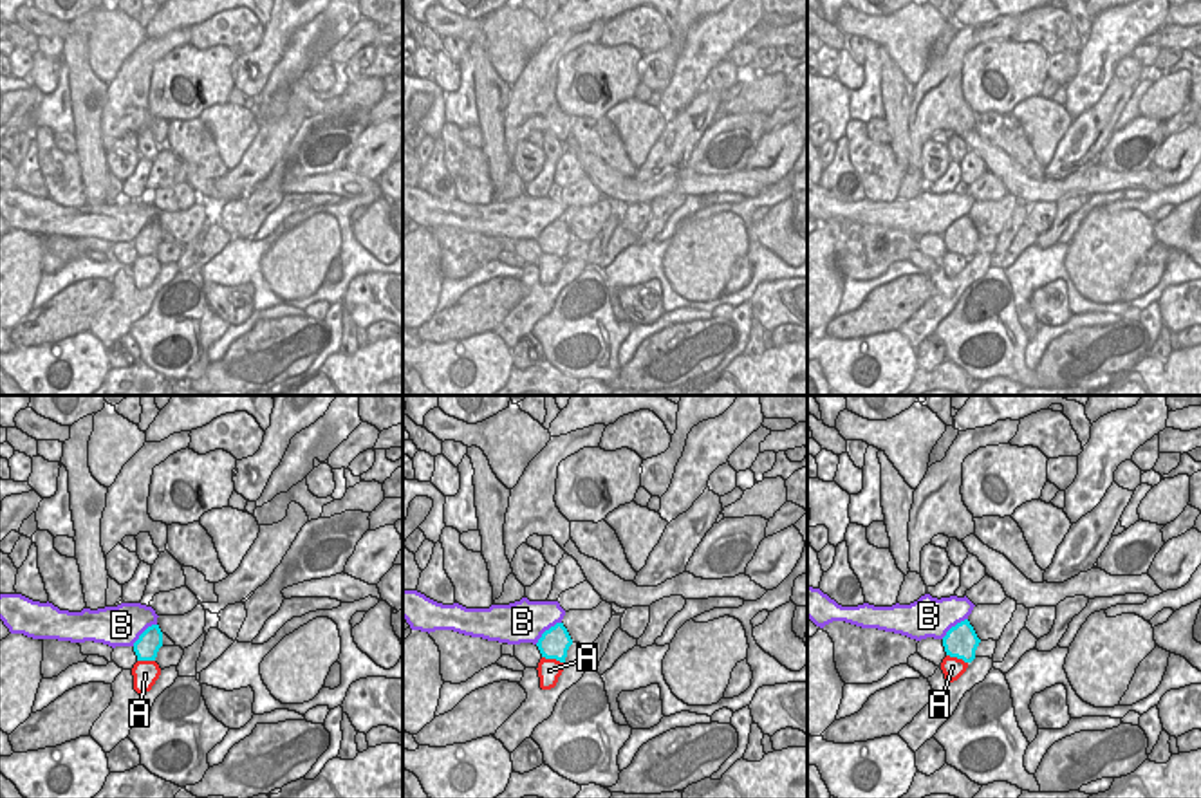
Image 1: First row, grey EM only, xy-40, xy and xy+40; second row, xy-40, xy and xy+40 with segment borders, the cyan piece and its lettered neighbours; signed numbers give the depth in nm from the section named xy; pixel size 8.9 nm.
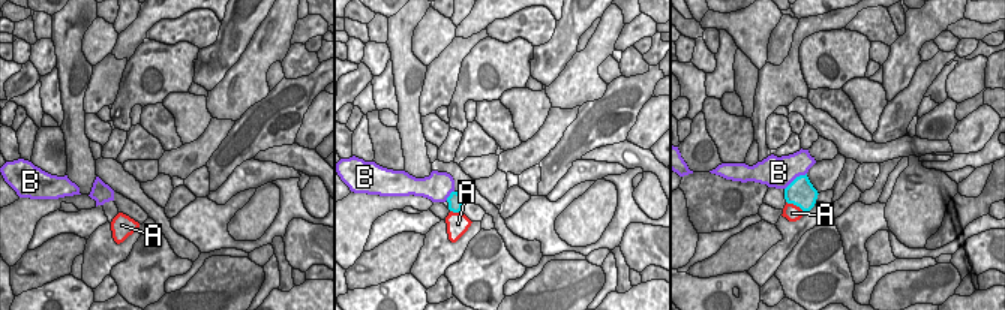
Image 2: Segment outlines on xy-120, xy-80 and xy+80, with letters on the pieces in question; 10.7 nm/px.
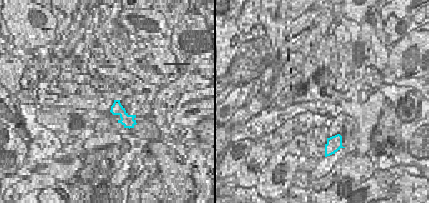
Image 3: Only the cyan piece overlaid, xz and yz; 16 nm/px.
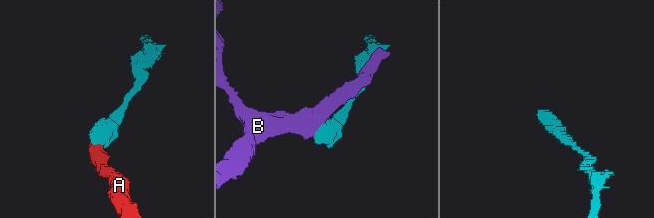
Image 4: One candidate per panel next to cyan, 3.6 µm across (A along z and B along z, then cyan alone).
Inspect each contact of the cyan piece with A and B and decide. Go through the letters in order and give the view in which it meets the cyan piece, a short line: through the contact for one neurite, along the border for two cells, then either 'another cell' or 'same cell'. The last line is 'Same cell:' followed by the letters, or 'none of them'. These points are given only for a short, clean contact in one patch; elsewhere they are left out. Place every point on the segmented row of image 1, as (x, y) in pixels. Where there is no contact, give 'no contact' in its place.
A: contact in xy; line xy (555, 641), (553, 658), (549, 670); same cell
B: contact in xy; line xy (560, 621), (551, 625), (535, 643); another cell
Same cell: A

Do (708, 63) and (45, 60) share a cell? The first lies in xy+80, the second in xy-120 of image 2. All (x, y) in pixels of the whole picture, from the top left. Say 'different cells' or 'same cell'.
same cell

